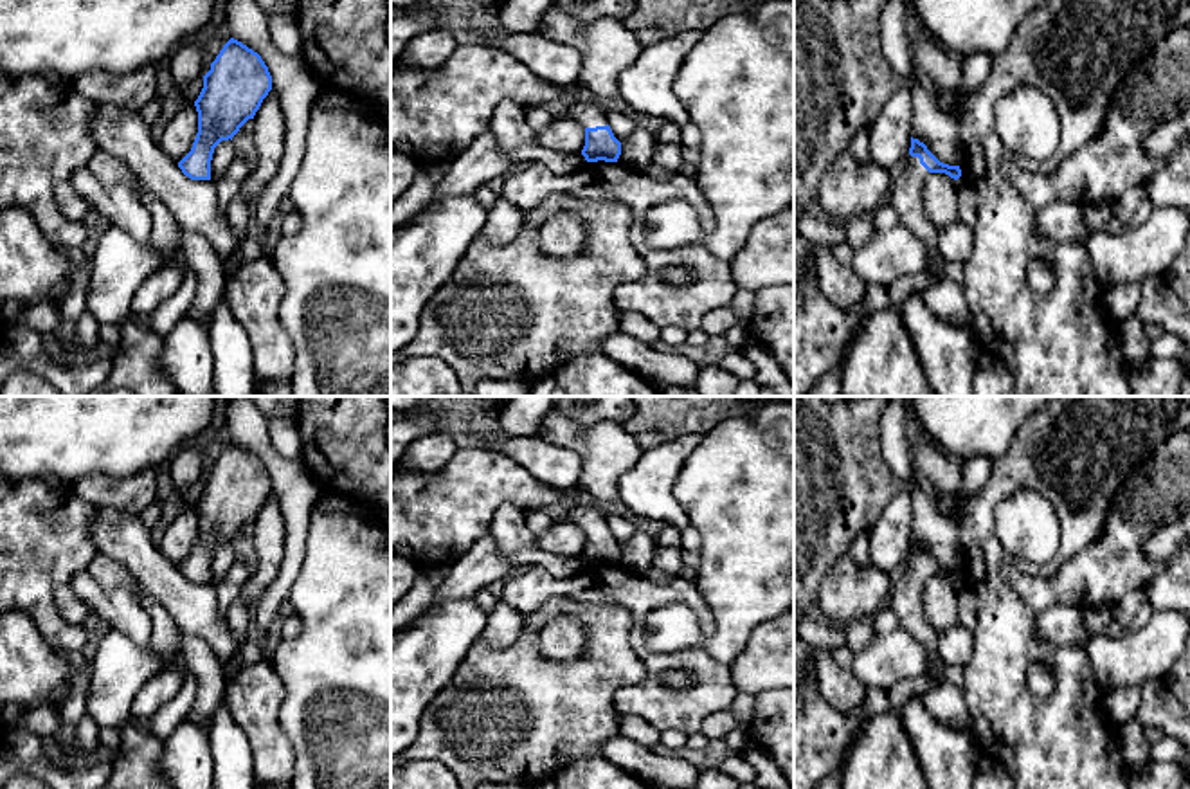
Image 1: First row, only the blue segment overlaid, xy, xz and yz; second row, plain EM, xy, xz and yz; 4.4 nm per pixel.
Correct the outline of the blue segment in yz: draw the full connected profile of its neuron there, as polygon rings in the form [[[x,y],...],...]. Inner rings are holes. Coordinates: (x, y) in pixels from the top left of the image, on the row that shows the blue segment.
[[[911,137],[906,162],[893,173],[888,202],[895,207],[900,225],[922,240],[933,250],[934,265],[940,265],[938,229],[929,220],[924,204],[924,184],[931,173],[945,173],[954,180],[961,177],[960,166],[940,162],[924,142]]]

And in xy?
[[[230,38],[203,76],[203,88],[194,101],[198,133],[191,151],[178,162],[182,173],[191,180],[211,180],[214,148],[232,141],[254,119],[270,90],[272,76],[261,56]]]

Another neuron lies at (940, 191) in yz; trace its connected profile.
[[[929,173],[924,204],[933,225],[942,231],[958,222],[958,182],[945,173]]]

